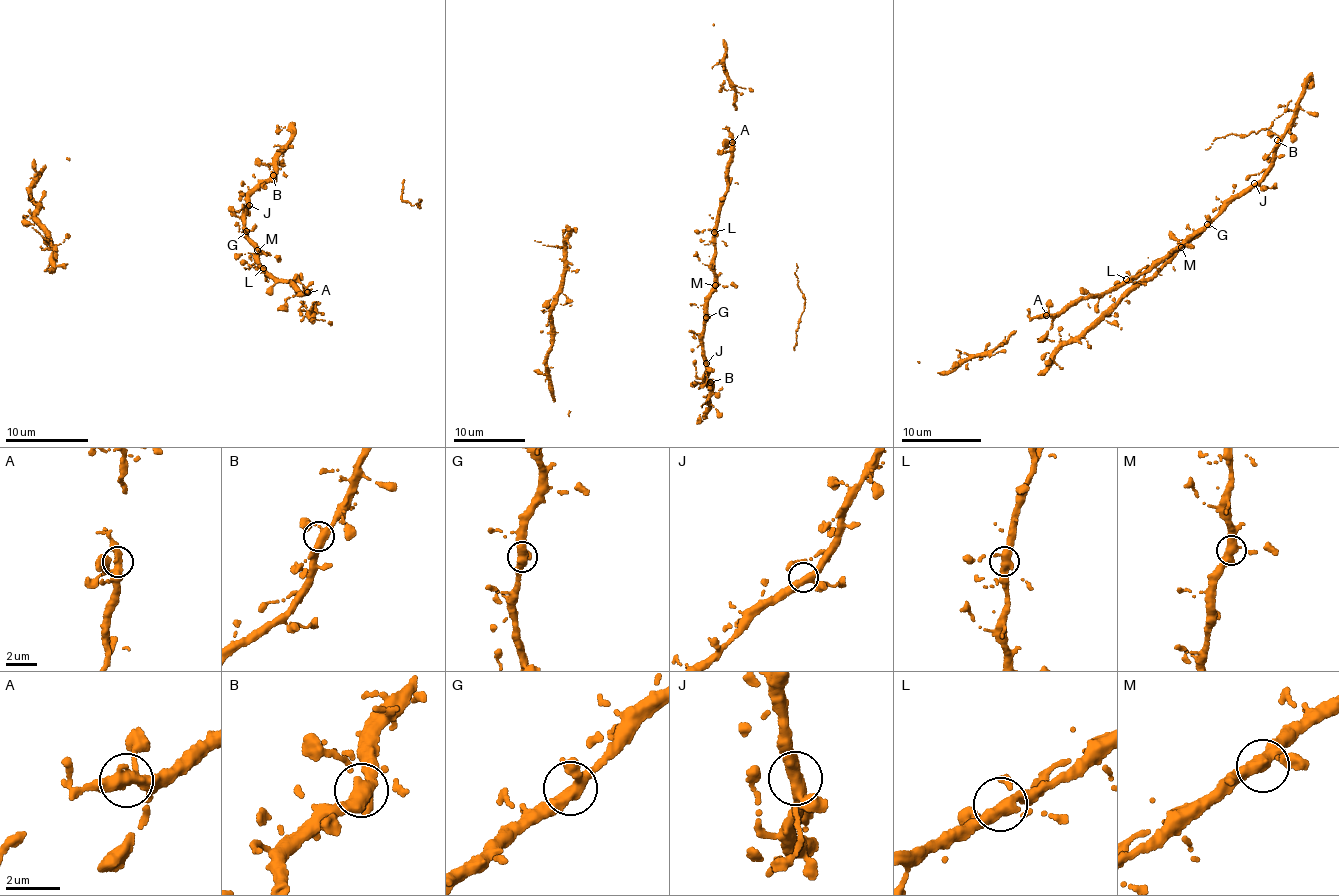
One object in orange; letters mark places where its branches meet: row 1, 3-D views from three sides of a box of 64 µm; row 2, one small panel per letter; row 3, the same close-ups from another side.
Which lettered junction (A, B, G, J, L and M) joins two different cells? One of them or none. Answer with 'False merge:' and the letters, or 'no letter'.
False merge: no letter

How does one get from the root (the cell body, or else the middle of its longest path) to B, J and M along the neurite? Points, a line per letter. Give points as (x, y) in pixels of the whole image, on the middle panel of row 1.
B: (706, 380), (707, 368), (704, 375), (708, 383), (710, 382)
J: (706, 380), (706, 363)
M: (706, 380), (707, 363), (702, 338), (707, 303), (715, 285)

